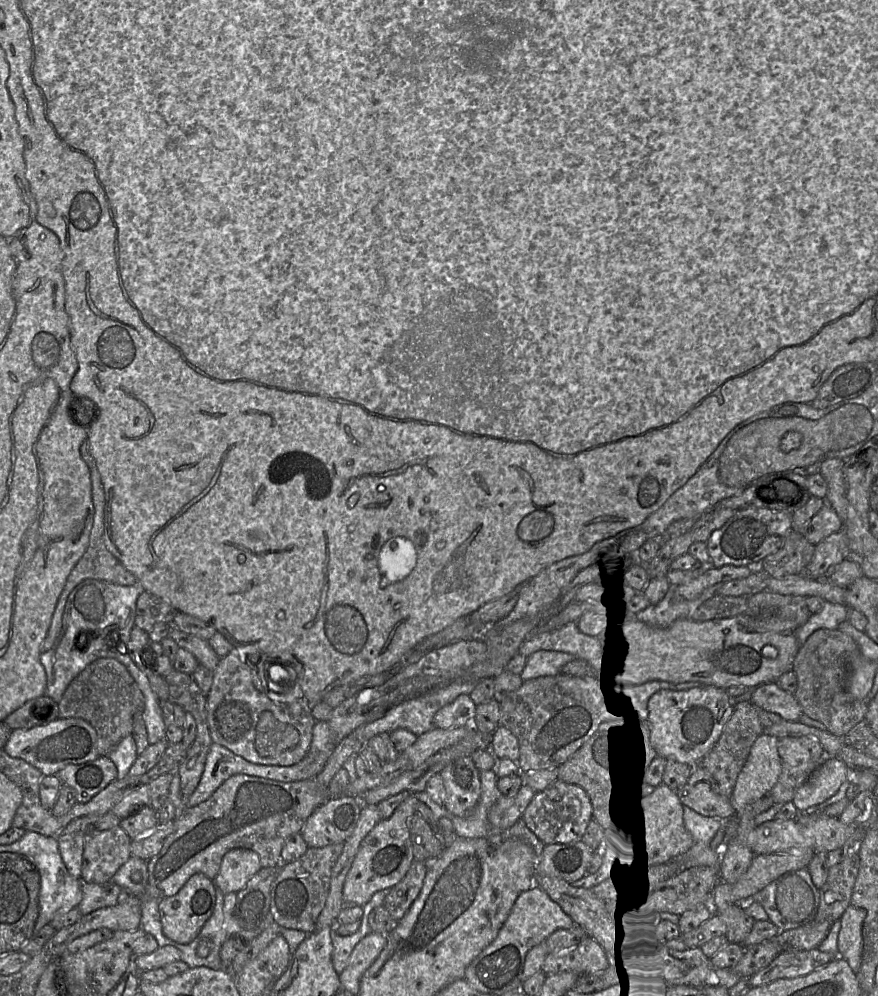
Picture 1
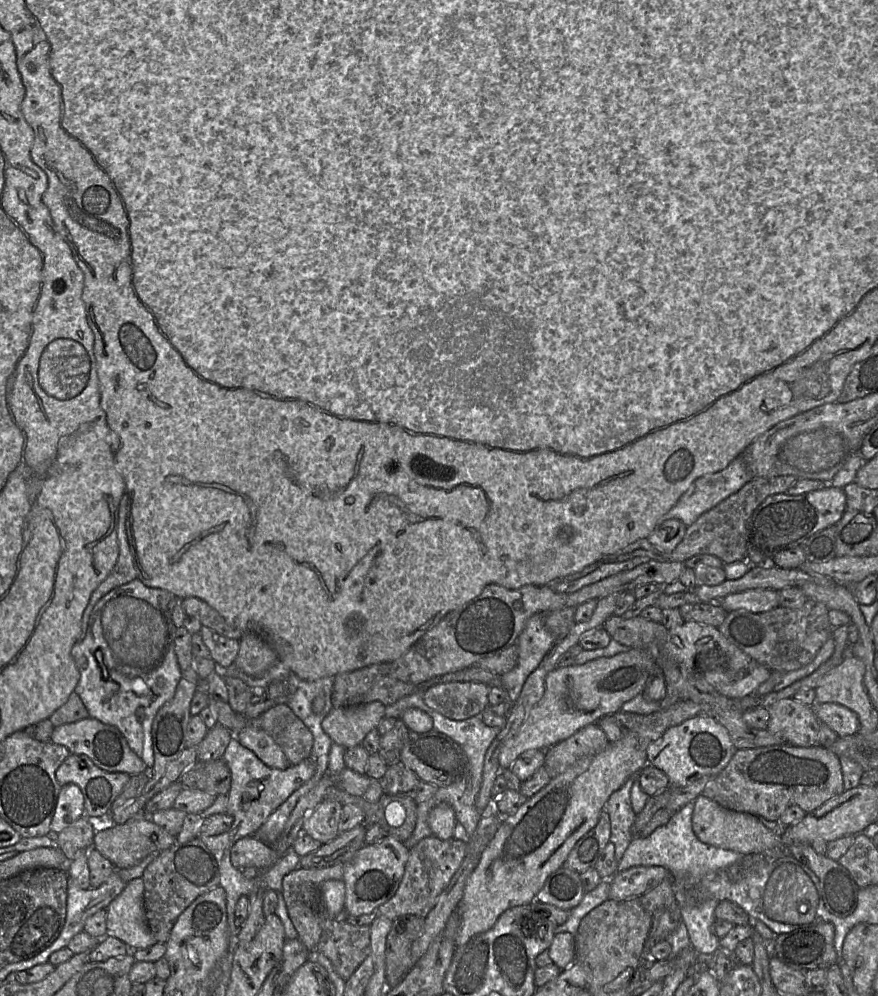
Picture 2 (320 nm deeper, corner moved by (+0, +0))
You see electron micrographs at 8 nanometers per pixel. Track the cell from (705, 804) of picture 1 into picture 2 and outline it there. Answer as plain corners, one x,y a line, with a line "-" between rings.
783,744
736,750
724,770
706,785
701,794
729,810
750,813
768,821
778,821
789,806
797,805
805,813
810,813
843,791
843,776
837,755
819,745
796,747

